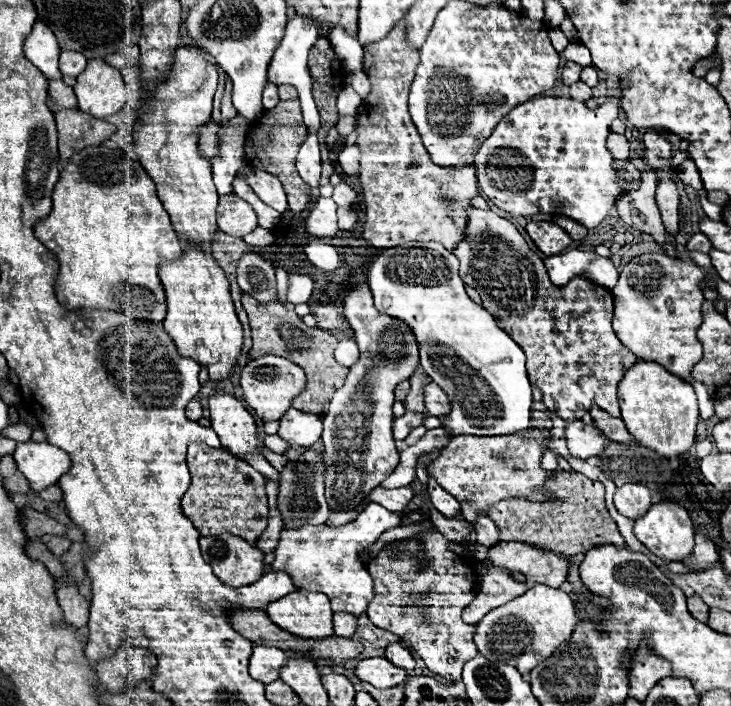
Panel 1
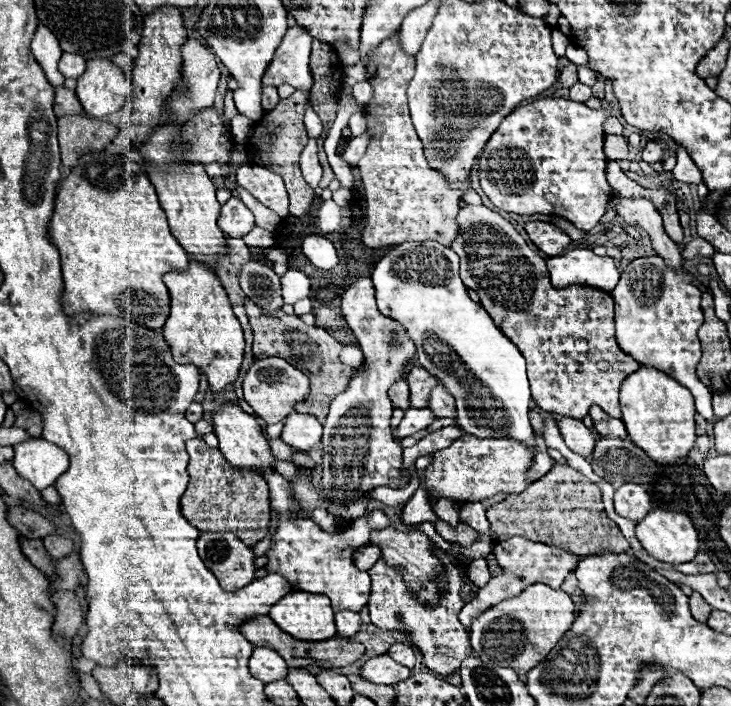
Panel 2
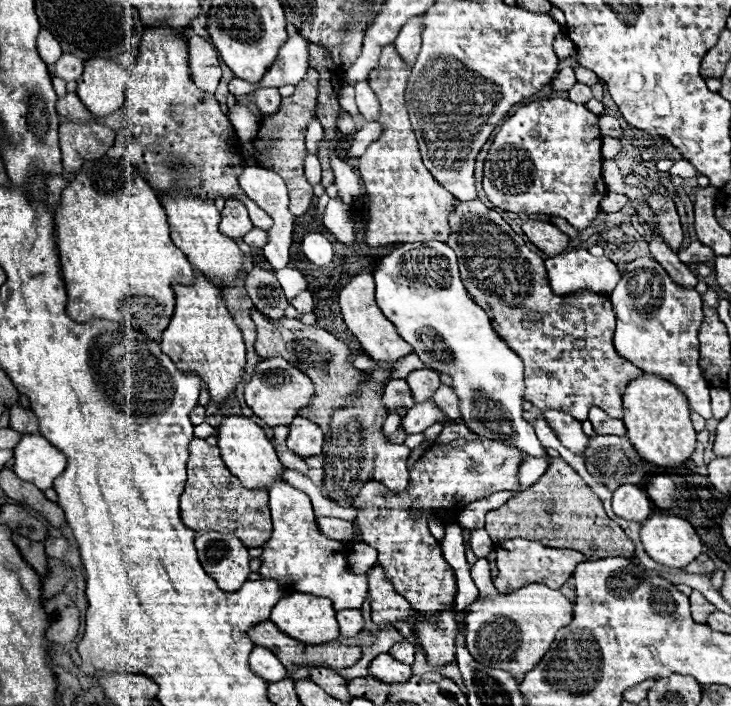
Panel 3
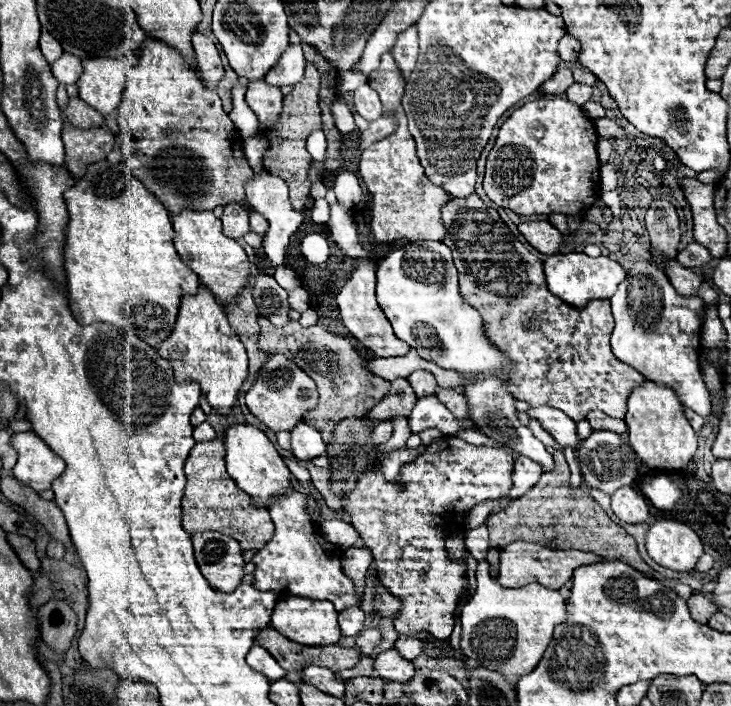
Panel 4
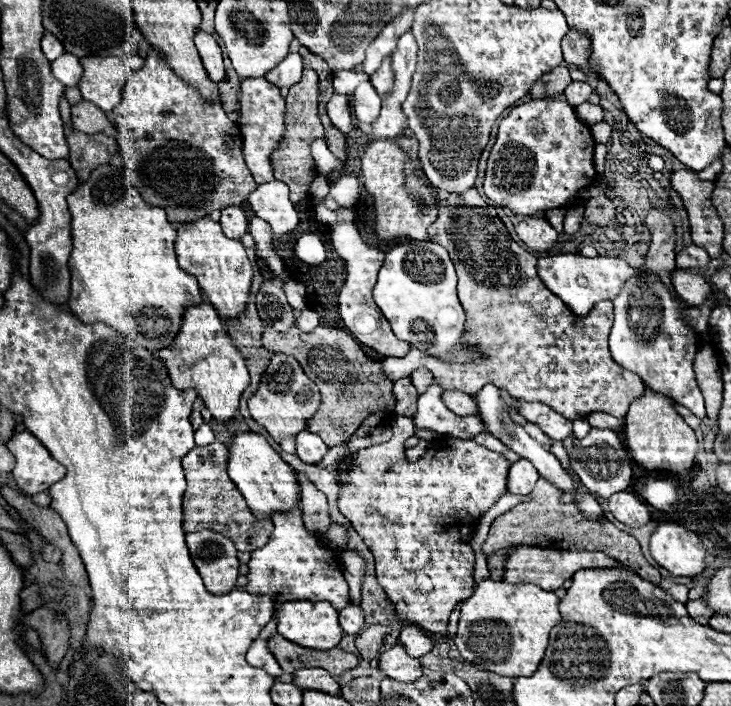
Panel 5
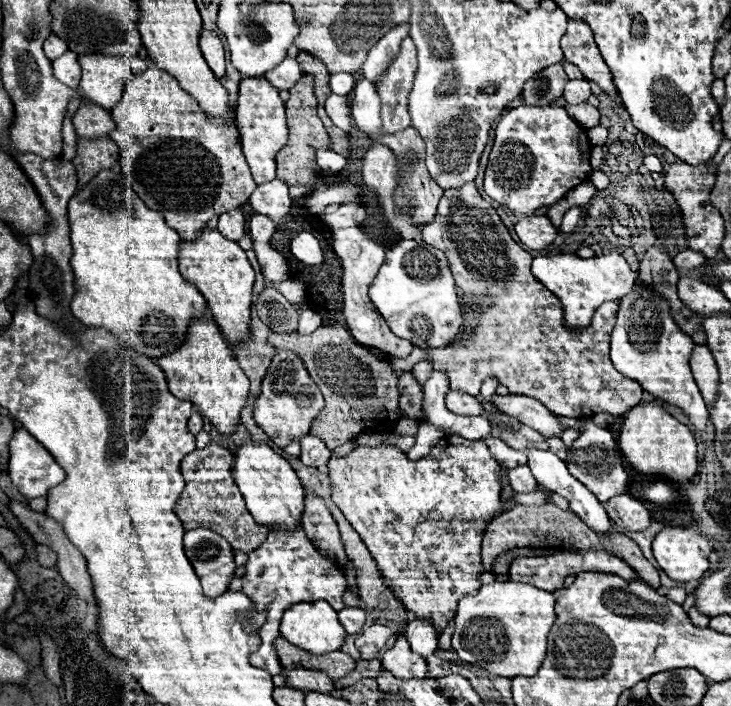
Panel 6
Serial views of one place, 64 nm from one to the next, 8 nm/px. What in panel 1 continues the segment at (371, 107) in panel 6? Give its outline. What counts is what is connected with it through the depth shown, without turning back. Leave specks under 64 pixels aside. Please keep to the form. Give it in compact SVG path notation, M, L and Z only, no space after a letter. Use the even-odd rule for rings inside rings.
M356 74L356 76L352 76L352 82L350 82L350 86L354 88L354 92L364 100L368 94L370 94L370 82L368 82L368 76L366 74Z

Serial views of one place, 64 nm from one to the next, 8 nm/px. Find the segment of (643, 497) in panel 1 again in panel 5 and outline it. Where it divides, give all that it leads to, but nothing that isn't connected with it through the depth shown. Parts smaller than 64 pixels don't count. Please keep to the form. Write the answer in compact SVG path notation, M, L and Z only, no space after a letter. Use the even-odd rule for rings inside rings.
M618 492L618 494L610 496L608 510L612 512L612 516L618 522L622 522L630 528L640 528L650 522L648 506L632 492Z

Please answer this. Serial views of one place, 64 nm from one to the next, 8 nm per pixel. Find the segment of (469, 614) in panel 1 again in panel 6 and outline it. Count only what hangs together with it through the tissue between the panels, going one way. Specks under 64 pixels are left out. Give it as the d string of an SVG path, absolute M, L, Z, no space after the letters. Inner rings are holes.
M590 550L586 554L564 552L564 554L552 554L552 556L522 556L522 558L516 558L514 564L510 566L510 580L532 584L532 586L548 590L548 592L556 592L556 590L564 588L564 578L572 572L574 574L578 574L578 572L614 572L614 574L624 576L626 580L640 580L638 574L622 558L616 558L616 556L608 554L606 550Z

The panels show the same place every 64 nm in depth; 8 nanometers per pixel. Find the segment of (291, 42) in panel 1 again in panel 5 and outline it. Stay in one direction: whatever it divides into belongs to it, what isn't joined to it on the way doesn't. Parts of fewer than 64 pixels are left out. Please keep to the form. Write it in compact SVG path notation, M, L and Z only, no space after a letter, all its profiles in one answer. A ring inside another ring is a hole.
M288 54L274 70L266 74L266 78L278 88L290 88L302 78L302 60L298 54ZM316 140L312 144L312 156L316 160L316 168L320 174L330 174L332 170L340 170L344 166L344 162L340 162L328 148L324 140Z

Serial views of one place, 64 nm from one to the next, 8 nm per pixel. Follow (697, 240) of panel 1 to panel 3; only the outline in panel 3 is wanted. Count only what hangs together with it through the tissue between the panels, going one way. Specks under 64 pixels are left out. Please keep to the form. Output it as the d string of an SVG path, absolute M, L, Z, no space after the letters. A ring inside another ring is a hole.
M692 242L688 248L684 248L684 250L678 252L678 258L684 264L704 264L710 258L714 258L714 252L708 246L700 244L700 242Z

